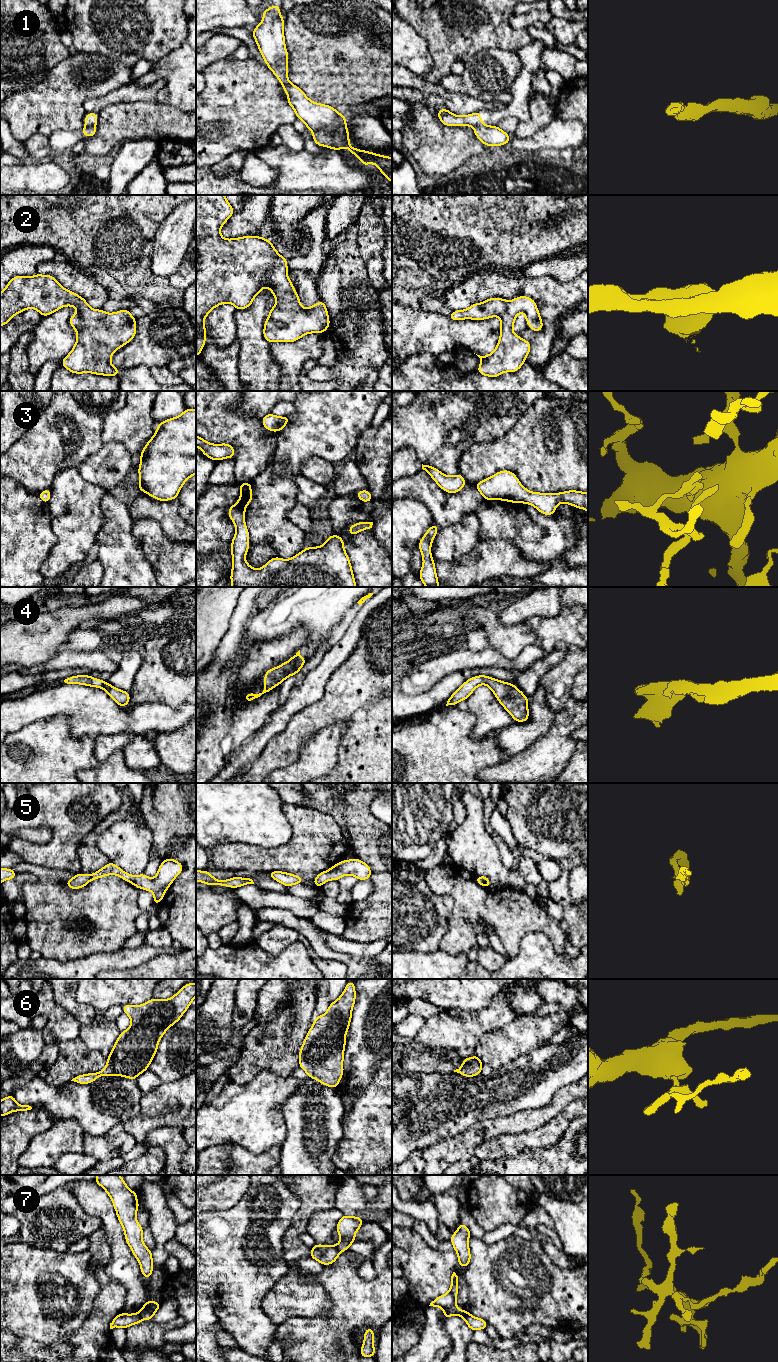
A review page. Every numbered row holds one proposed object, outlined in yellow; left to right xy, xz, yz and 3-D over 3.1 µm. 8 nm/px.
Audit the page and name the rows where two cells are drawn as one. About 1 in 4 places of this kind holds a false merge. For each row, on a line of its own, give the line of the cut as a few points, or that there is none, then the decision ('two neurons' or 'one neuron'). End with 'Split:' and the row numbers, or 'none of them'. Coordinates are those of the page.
1: cut in yz along (484, 124), (478, 124), (474, 127); two neurons
2: no cut; one neuron
3: no cut; one neuron
4: no cut; one neuron
5: no cut; one neuron
6: no cut; one neuron
7: cut in yz along (467, 1311), (464, 1318); two neurons
Split: 1, 7

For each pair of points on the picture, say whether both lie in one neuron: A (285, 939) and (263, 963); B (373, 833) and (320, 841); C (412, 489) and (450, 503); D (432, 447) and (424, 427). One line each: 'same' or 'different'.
A: different
B: different
C: same
D: same

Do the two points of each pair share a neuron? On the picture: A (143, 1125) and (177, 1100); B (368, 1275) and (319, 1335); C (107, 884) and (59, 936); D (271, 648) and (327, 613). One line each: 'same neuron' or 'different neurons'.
A: same neuron
B: different neurons
C: same neuron
D: different neurons

